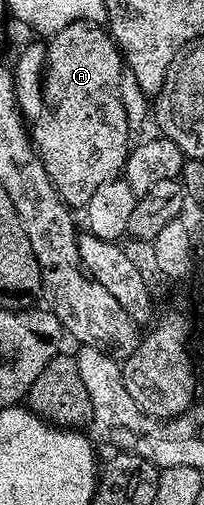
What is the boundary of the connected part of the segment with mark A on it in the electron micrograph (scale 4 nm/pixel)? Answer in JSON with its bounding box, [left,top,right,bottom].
[30,21,130,207]

